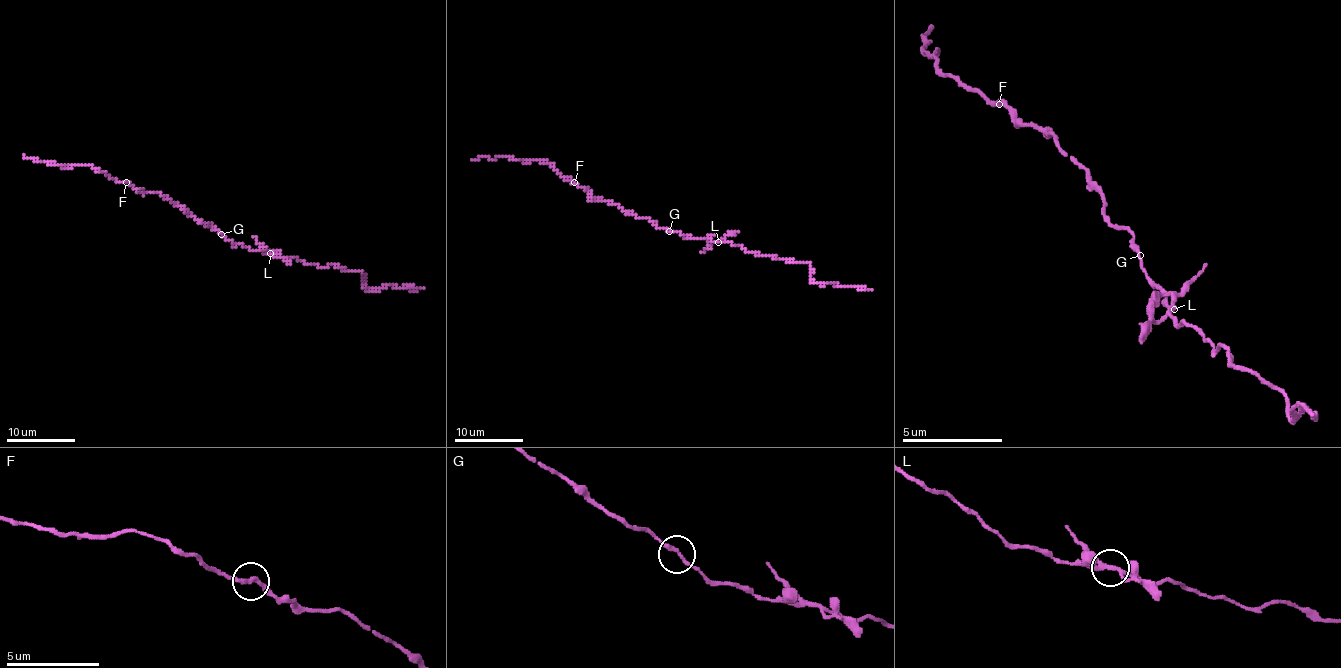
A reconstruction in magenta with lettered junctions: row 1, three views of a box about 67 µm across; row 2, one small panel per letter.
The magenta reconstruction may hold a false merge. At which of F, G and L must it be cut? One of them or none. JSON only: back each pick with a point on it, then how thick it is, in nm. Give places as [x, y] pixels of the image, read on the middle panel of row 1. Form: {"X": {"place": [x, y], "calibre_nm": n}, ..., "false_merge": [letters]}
{"L": {"place": [718, 242], "calibre_nm": 200}, "false_merge": ["L"]}

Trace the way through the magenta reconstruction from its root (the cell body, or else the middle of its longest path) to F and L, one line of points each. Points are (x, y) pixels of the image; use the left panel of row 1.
F: (221, 232), (196, 221), (161, 195), (146, 193), (125, 183)
L: (221, 232), (235, 244), (271, 253)

